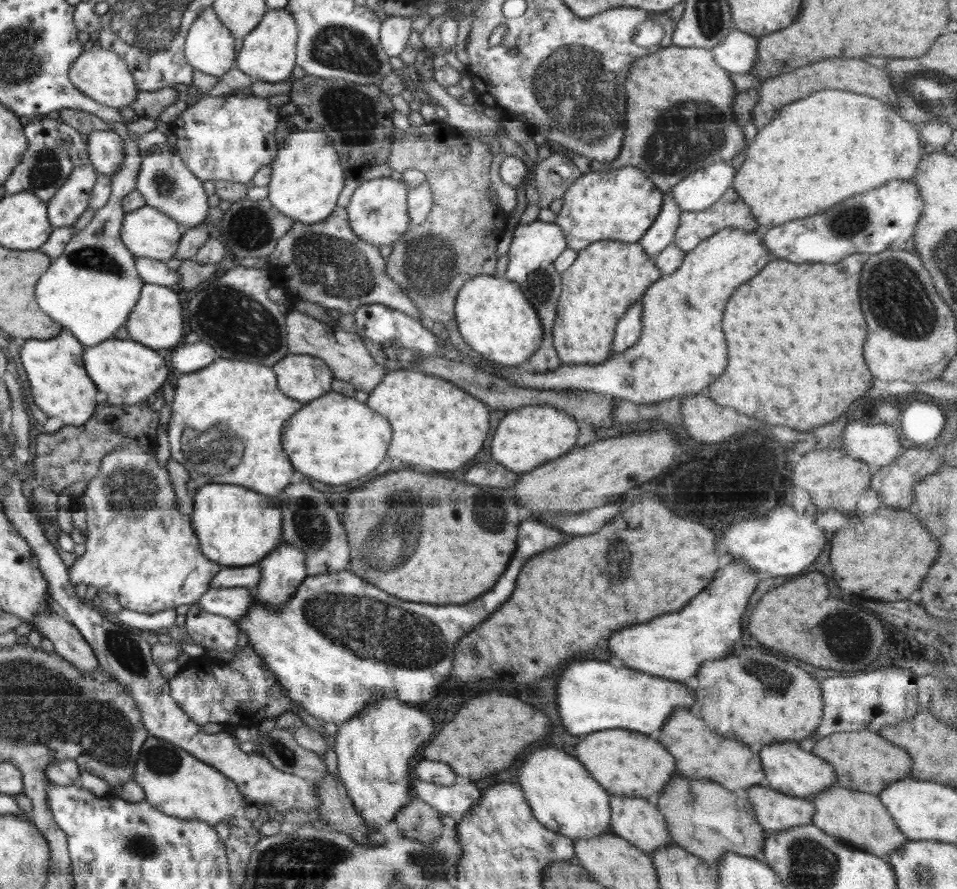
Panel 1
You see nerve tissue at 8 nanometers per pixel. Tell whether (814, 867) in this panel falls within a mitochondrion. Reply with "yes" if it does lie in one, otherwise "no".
yes

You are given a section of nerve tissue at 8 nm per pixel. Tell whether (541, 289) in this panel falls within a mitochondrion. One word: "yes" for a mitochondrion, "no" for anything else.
yes

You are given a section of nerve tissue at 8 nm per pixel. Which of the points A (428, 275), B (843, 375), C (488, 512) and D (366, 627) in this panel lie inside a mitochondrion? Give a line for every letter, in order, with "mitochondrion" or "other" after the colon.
A: mitochondrion
B: other
C: mitochondrion
D: mitochondrion

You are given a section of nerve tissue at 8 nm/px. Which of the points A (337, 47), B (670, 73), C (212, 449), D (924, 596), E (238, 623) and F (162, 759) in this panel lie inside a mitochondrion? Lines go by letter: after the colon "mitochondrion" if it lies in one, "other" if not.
A: mitochondrion
B: other
C: mitochondrion
D: other
E: other
F: mitochondrion

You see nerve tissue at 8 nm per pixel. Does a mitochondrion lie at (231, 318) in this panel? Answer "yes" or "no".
yes

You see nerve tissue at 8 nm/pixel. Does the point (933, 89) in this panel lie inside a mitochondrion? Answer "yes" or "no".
yes

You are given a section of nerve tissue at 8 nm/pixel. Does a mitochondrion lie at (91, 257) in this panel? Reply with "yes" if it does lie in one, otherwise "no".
yes

